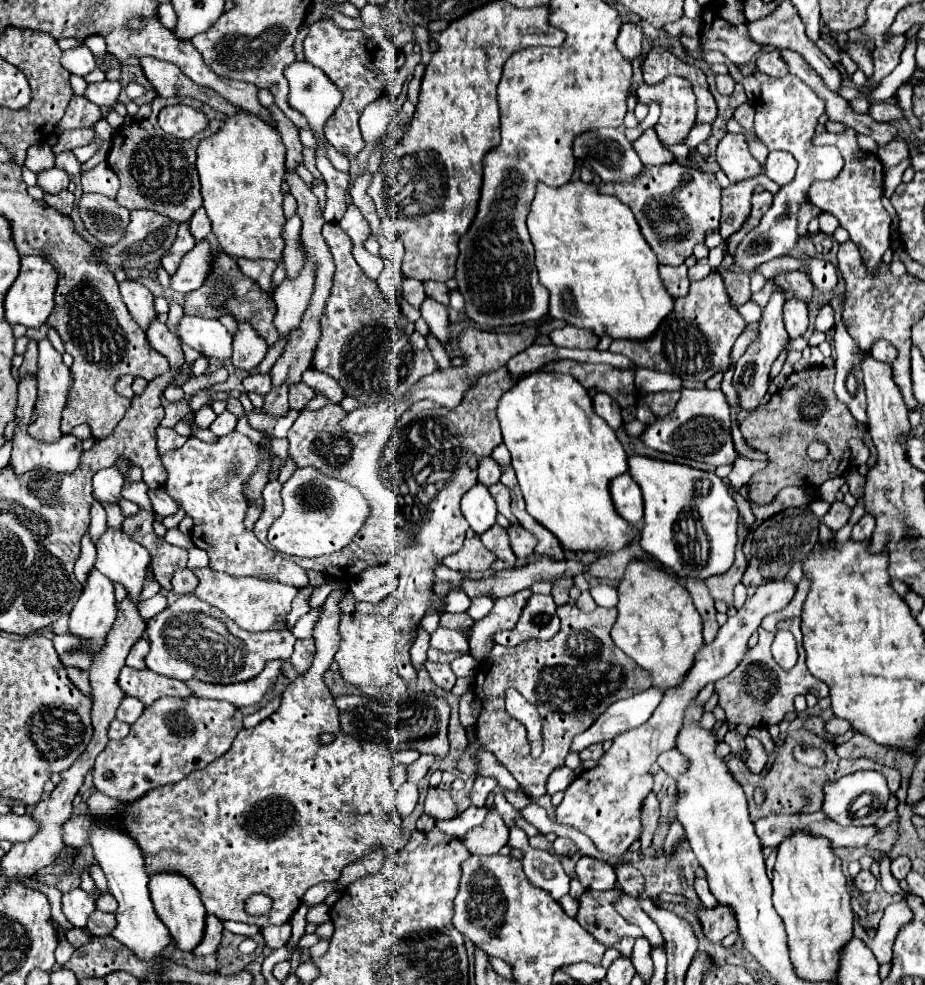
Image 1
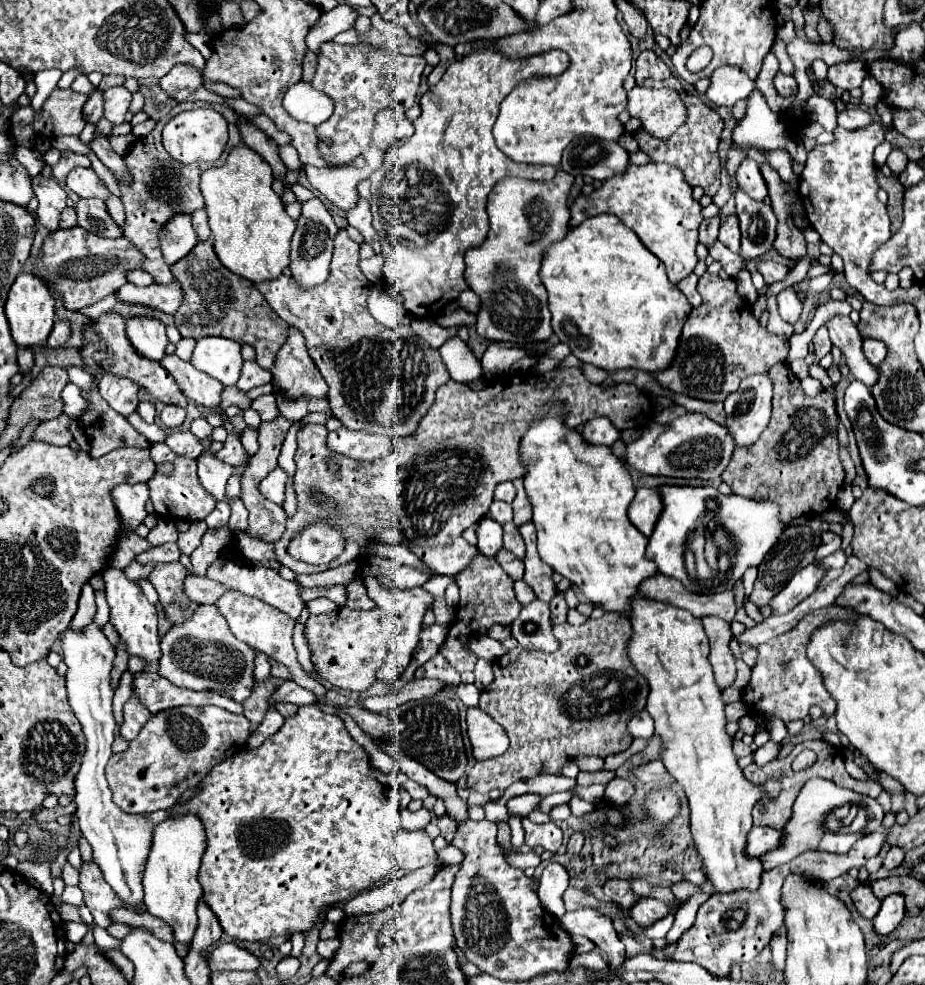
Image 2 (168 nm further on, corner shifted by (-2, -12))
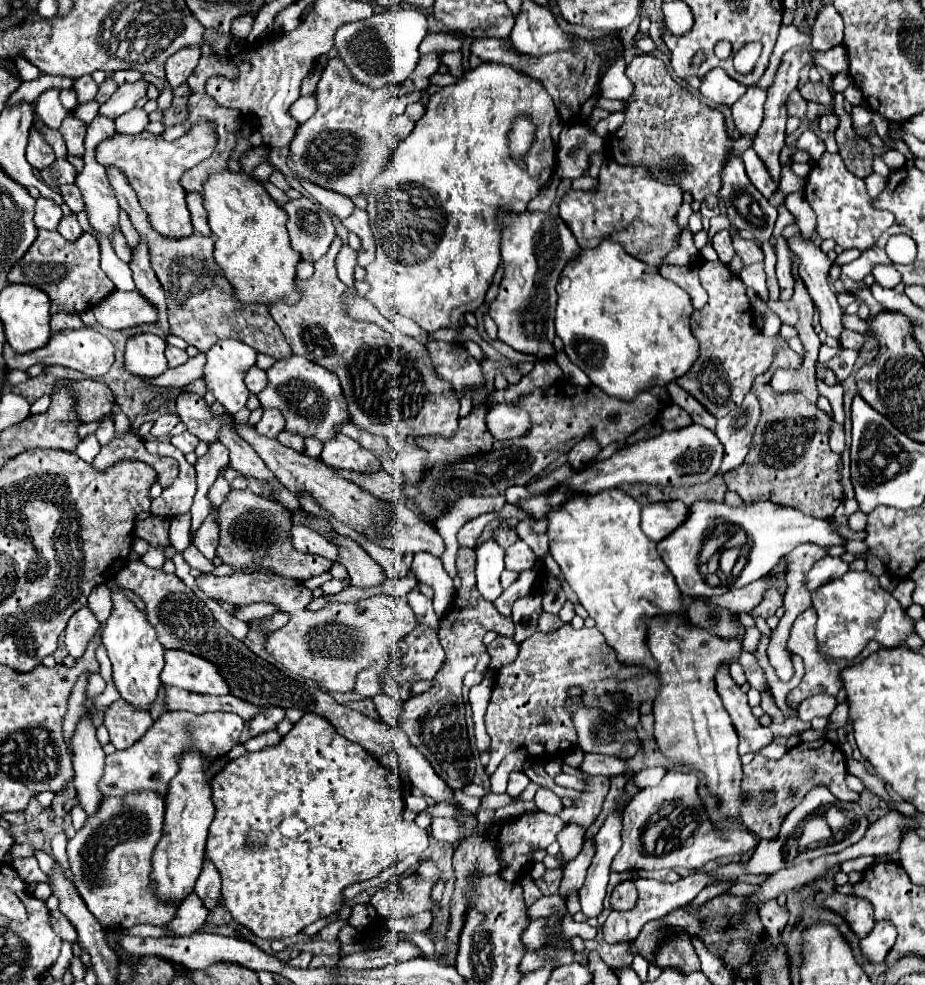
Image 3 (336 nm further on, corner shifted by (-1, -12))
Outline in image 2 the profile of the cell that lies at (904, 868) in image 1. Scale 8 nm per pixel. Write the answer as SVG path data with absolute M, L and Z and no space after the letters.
M889 896L889 900L883 900L879 914L873 918L873 932L879 936L891 934L899 926L903 914L905 914L903 896Z

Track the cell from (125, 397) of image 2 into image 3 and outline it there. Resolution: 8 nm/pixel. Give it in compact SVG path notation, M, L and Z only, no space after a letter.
M82 328L82 330L70 330L70 332L58 332L50 338L50 344L34 350L34 352L26 352L26 354L14 354L14 350L6 344L4 346L4 360L8 364L8 368L16 368L16 370L26 370L34 364L58 364L58 366L68 366L74 368L78 372L82 372L84 376L104 376L110 372L112 364L114 364L114 346L112 342L102 336L96 330L90 328Z

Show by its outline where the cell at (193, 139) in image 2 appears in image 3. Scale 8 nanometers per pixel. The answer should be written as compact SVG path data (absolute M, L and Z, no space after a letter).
M212 120L196 122L184 136L174 142L166 142L160 136L142 132L136 136L116 134L110 140L104 140L96 148L96 160L102 166L118 166L126 176L132 188L138 194L140 206L146 210L150 226L166 238L188 238L194 234L190 212L186 208L186 192L178 184L180 176L206 160L214 152L214 144L218 144L218 134L214 134L216 124Z

